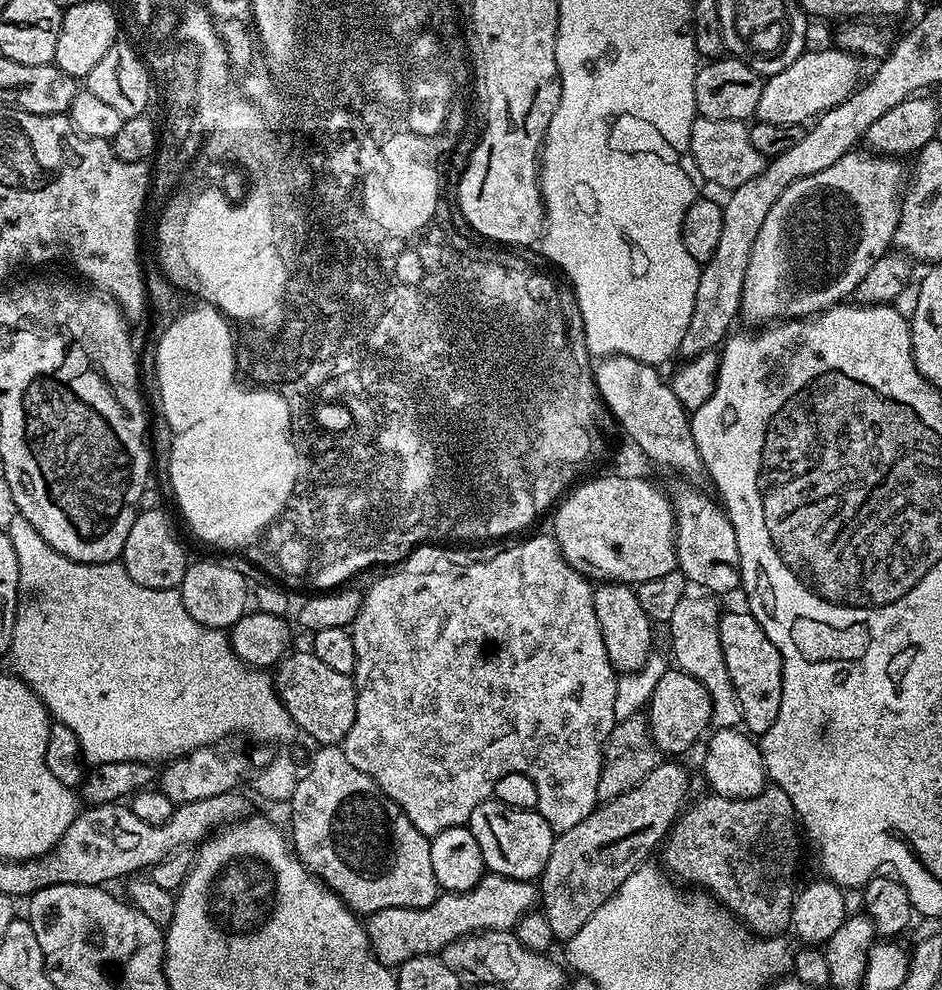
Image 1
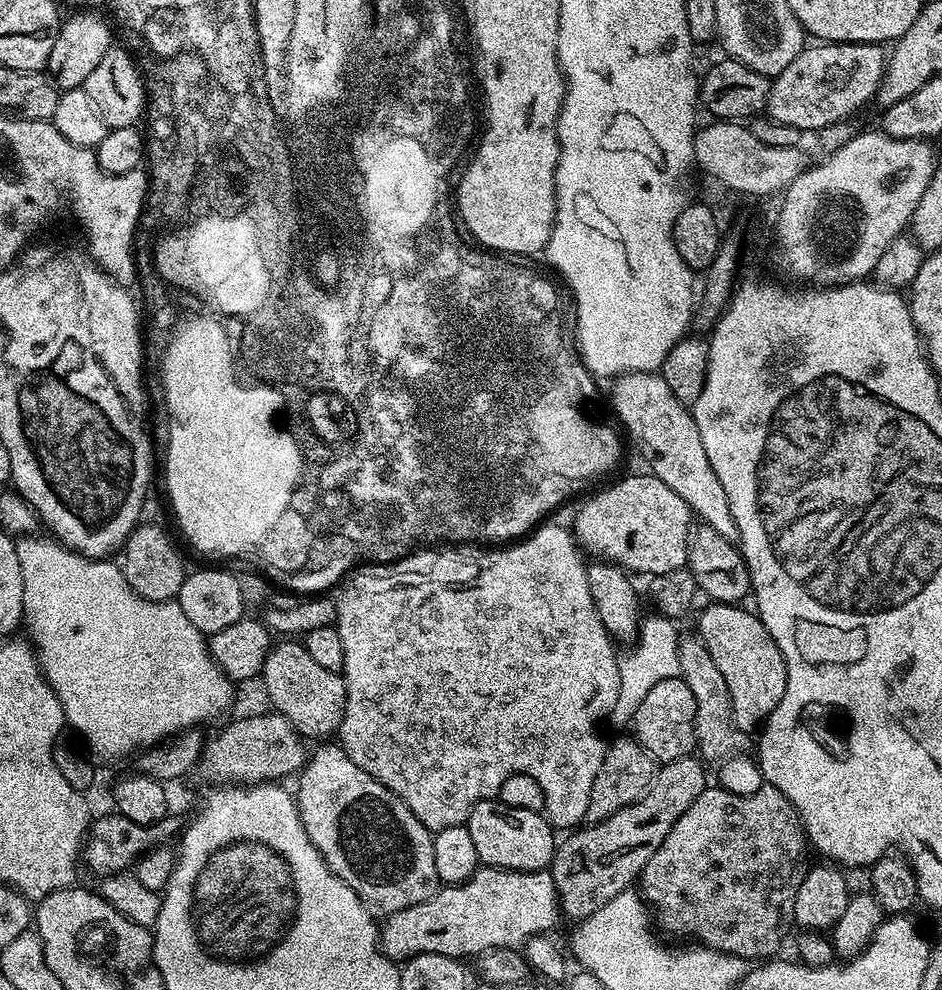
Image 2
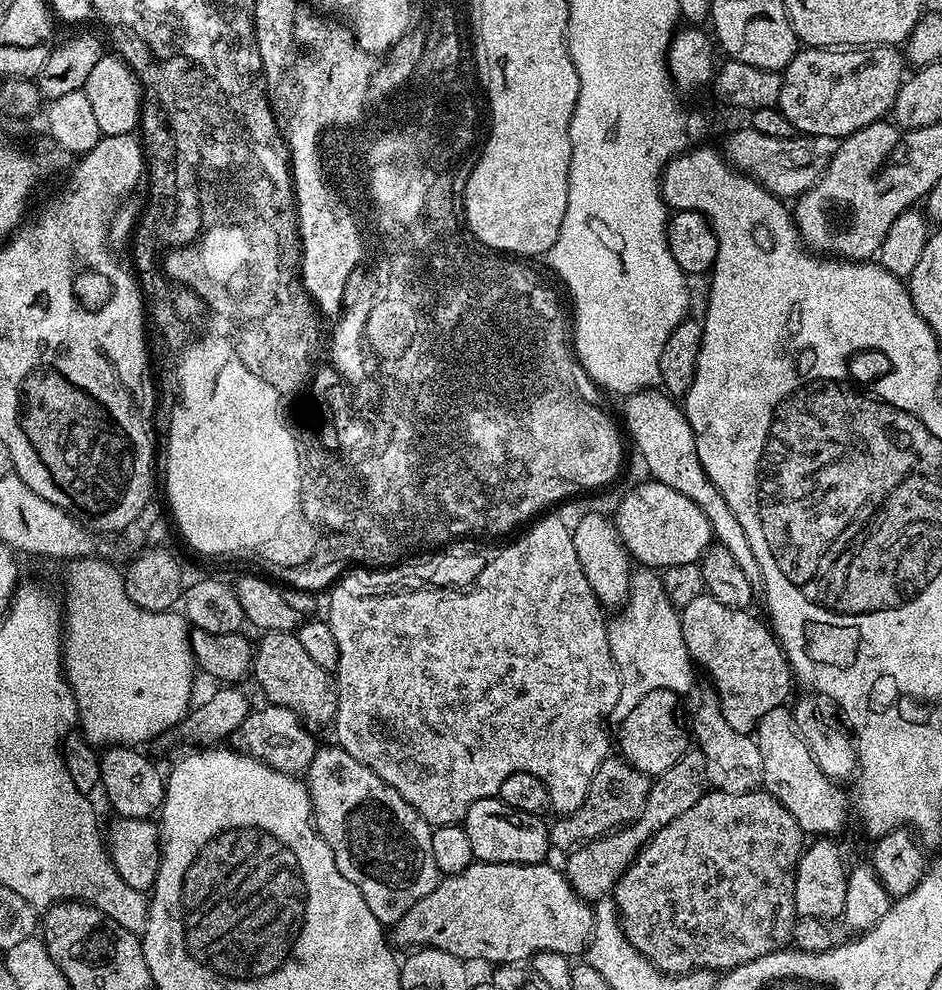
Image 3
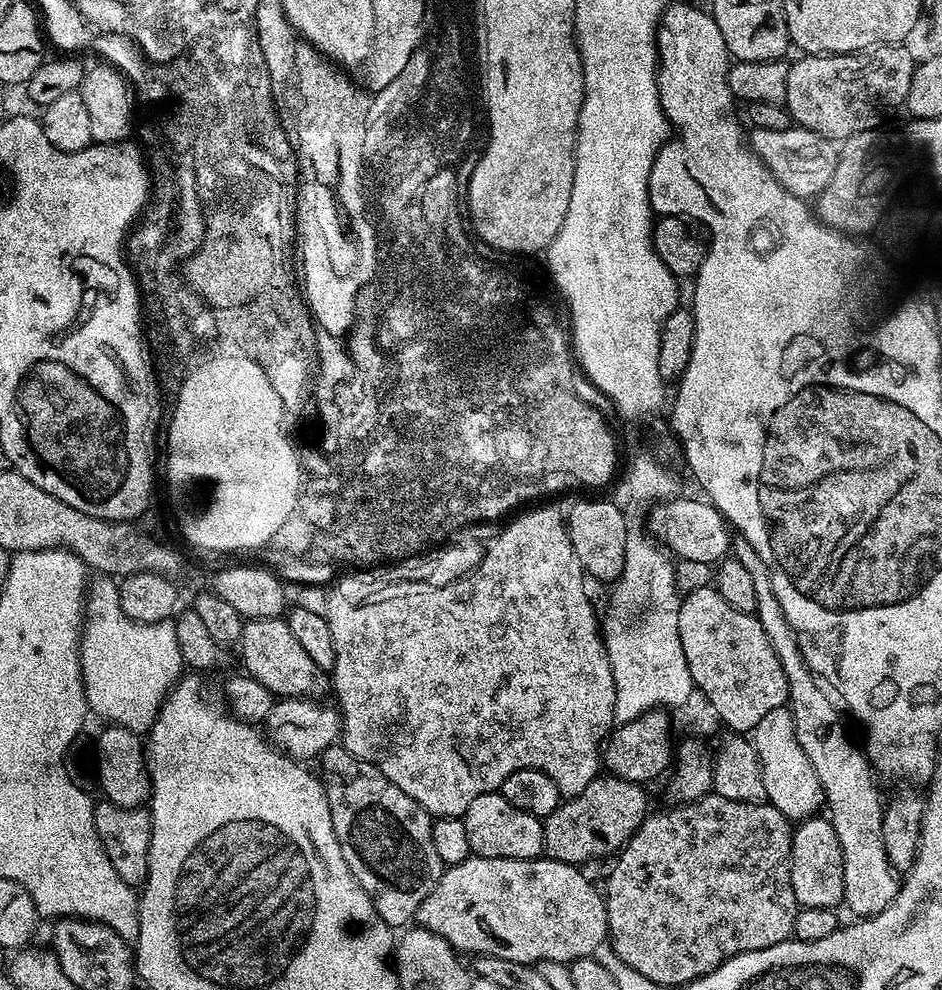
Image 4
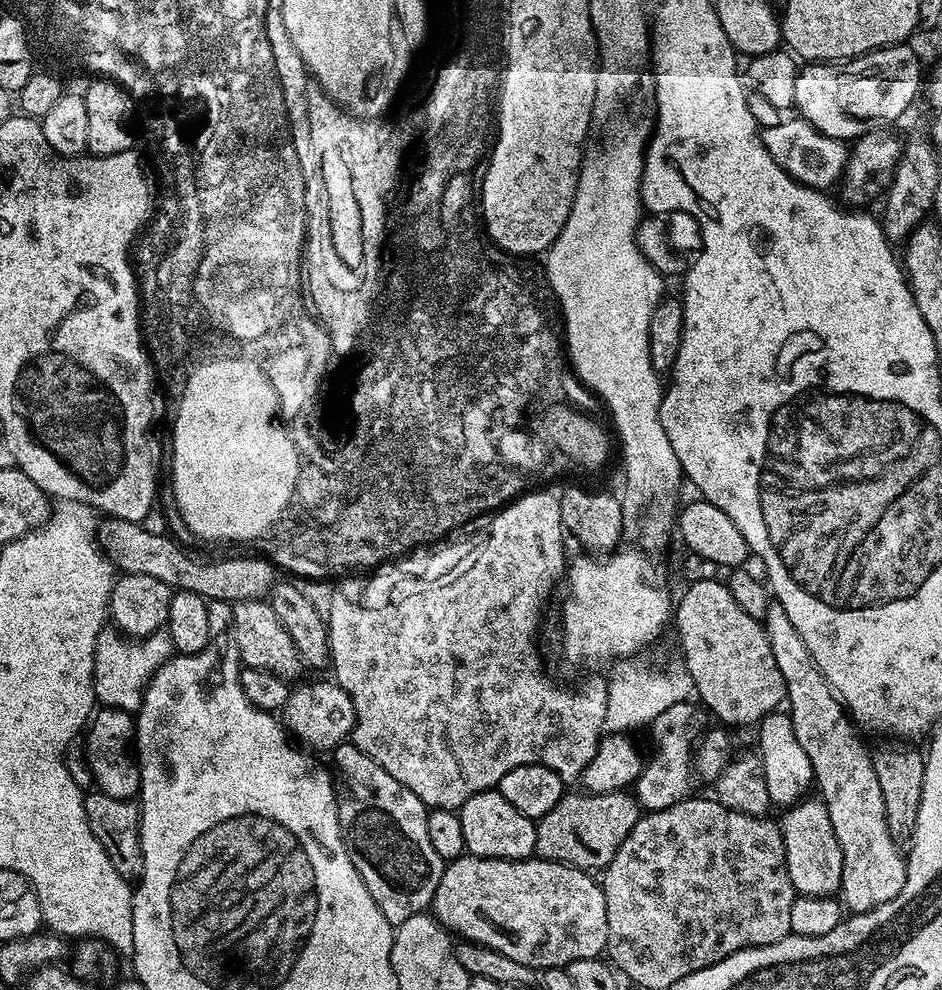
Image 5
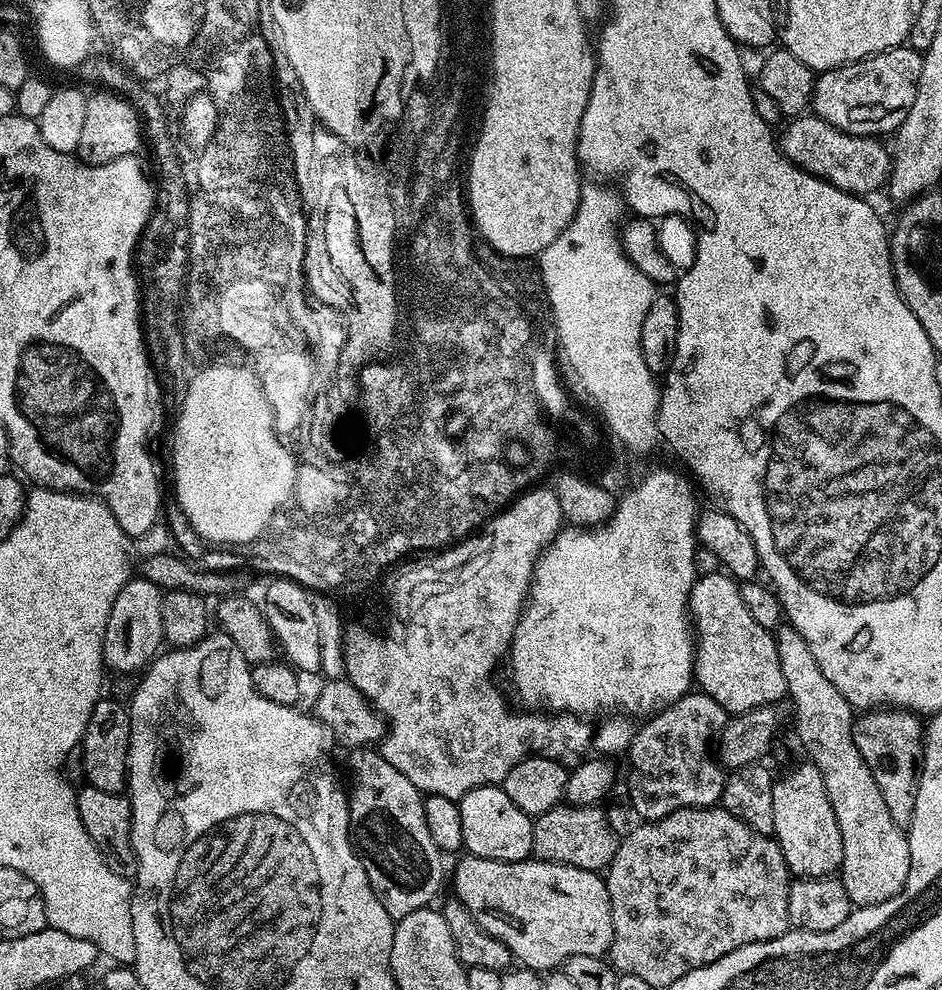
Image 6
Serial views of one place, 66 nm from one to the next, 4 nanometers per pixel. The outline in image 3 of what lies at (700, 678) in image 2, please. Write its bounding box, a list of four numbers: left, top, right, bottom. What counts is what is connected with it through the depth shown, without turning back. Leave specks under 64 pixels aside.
[690,690,762,792]

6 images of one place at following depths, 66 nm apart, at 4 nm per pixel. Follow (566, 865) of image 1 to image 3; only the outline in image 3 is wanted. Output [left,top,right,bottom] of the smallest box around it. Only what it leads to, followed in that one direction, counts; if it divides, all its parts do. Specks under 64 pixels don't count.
[566,750,710,901]

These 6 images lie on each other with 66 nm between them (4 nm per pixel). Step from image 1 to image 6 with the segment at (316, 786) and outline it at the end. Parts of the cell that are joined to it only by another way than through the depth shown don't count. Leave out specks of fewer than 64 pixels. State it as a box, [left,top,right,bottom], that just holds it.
[347,747,446,918]

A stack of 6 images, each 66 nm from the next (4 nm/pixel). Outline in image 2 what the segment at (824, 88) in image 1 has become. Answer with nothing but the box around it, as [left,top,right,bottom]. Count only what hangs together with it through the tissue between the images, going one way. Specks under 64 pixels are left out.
[766,42,886,134]

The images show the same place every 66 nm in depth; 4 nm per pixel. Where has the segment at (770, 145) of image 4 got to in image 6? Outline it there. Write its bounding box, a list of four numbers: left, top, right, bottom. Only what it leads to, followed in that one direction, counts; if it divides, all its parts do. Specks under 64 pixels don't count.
[779,114,892,197]

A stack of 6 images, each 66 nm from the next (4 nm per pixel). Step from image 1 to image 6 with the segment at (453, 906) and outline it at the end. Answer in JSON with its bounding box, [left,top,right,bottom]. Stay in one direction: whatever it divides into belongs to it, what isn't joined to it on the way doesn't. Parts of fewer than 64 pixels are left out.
[450,854,614,970]

